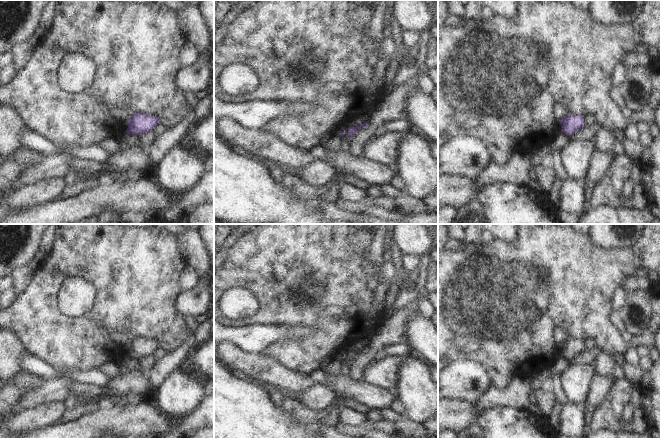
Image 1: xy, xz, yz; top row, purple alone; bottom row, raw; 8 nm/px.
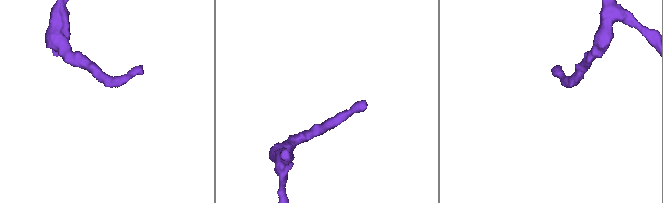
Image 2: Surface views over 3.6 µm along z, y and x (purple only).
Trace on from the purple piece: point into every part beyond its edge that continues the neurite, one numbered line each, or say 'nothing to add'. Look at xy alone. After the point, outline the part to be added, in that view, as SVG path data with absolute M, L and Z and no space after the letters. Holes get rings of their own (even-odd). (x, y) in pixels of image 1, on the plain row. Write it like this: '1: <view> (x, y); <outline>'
nothing to add

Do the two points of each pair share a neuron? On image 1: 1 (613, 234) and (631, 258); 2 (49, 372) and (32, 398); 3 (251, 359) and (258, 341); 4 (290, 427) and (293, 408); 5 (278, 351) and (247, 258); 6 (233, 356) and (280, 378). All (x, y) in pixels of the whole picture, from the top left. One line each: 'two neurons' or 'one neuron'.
1: two neurons
2: two neurons
3: two neurons
4: two neurons
5: one neuron
6: one neuron

